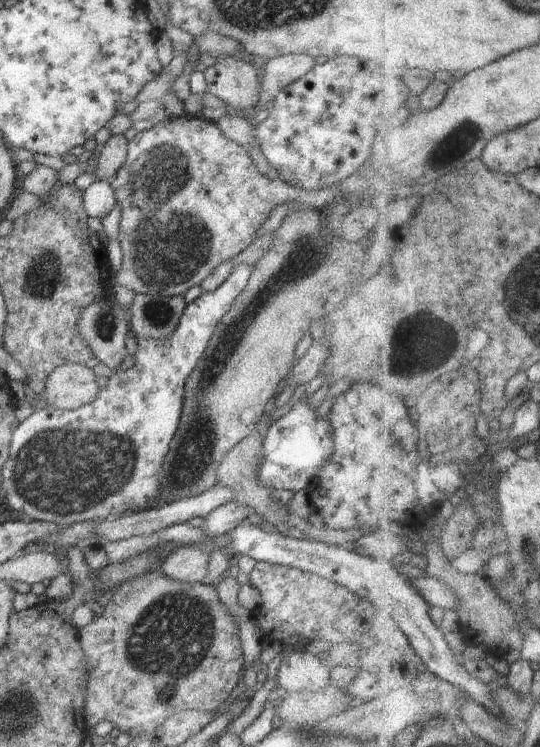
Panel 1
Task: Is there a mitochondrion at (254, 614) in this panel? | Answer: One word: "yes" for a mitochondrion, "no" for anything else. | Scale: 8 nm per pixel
no

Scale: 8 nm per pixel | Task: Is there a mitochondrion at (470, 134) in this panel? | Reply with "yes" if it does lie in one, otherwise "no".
yes

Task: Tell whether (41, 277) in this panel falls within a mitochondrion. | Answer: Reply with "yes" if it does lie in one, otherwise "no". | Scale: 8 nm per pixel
yes

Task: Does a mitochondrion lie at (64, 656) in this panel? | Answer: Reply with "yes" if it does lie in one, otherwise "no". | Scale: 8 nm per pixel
no

